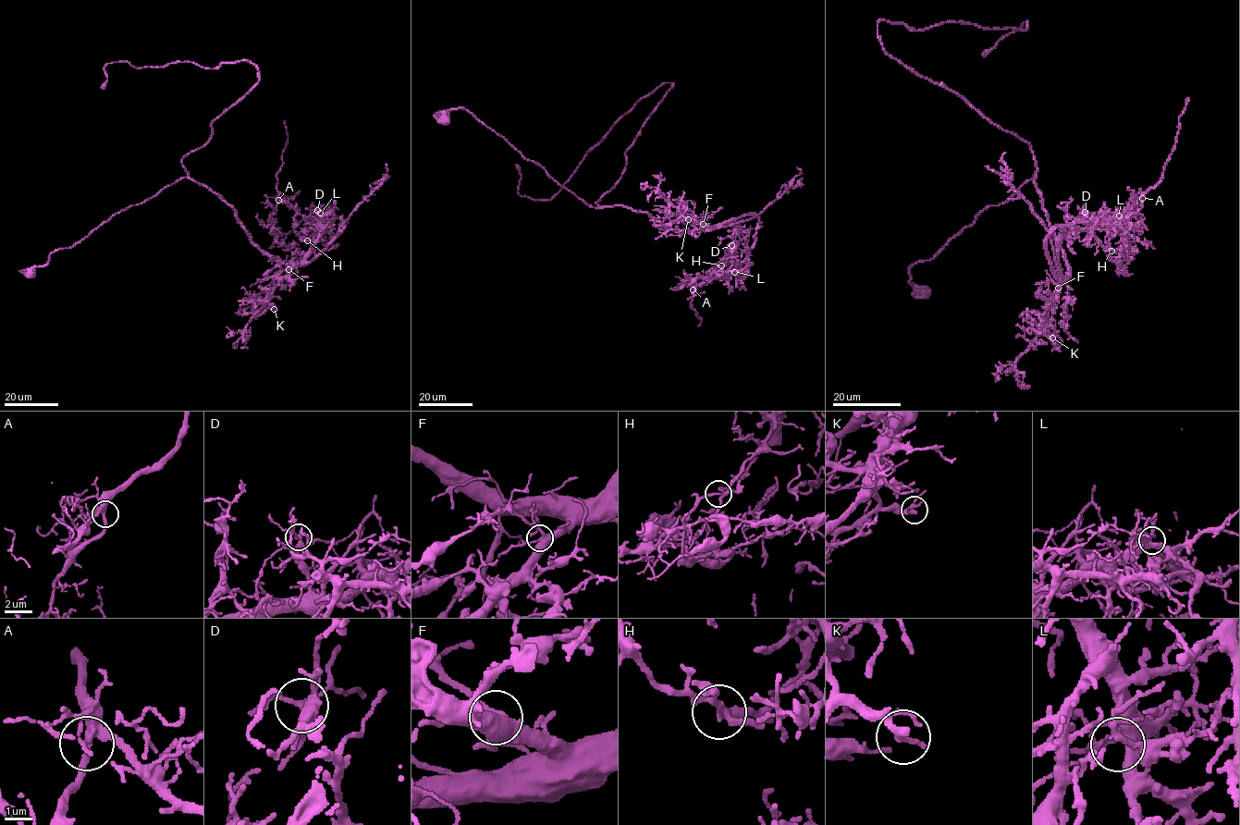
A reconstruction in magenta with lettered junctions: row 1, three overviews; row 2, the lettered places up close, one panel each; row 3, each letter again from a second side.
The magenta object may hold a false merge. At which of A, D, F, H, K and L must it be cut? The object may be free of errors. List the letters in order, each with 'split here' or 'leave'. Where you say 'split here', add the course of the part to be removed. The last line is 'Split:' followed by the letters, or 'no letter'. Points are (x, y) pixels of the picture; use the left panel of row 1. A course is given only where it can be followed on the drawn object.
A: leave
D: leave
F: leave
H: split here; foreign part runs (307, 240), (295, 230), (296, 209), (278, 200), (272, 220), (280, 243), (300, 253), (335, 245)
K: leave
L: leave
Split: H

